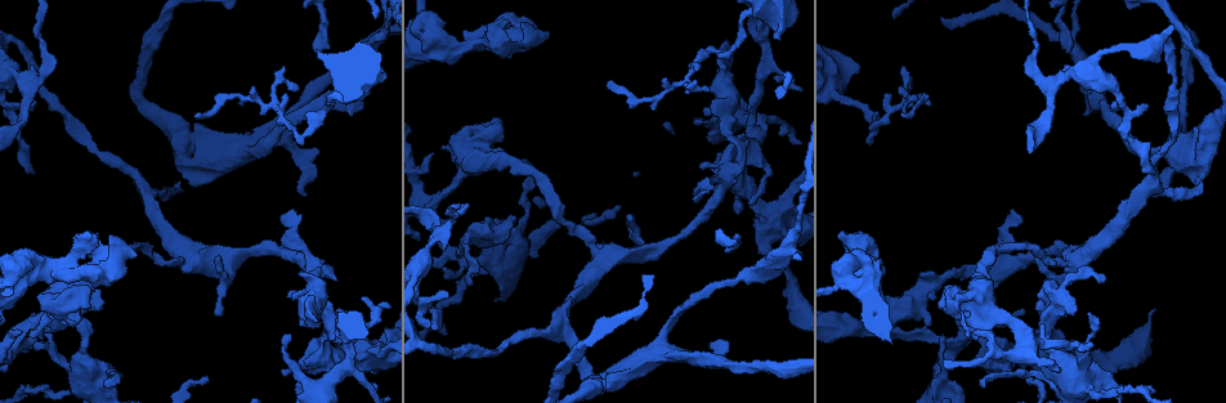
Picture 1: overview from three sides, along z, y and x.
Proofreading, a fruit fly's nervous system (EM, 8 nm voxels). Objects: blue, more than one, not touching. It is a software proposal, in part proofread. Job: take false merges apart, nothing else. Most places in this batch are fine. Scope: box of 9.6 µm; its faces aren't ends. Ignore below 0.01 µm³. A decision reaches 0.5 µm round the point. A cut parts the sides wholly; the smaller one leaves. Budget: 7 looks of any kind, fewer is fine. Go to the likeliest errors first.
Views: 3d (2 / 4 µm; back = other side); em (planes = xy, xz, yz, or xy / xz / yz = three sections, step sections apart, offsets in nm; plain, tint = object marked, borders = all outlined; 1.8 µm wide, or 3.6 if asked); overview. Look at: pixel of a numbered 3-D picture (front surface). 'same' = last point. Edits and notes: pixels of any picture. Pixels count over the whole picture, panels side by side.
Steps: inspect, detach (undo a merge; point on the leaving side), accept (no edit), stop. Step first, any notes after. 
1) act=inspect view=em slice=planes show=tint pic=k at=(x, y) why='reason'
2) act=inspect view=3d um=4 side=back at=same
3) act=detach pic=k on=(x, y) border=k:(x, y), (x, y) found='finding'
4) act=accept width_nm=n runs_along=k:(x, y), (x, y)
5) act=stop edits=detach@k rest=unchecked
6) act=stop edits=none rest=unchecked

act=inspect view=3d um=2 pic=1 at=(20, 256) why='abrupt turn'

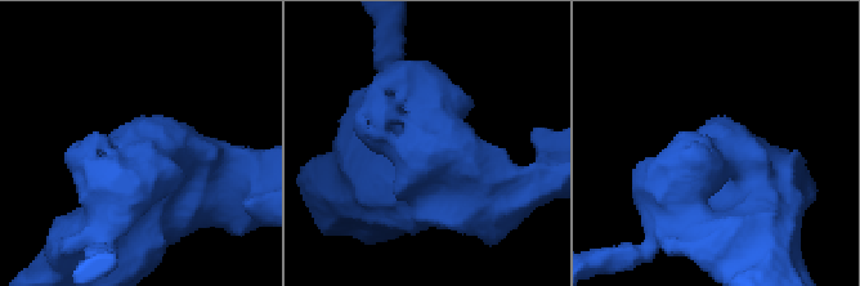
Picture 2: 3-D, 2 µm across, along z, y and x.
act=inspect view=em slice=yz step=8 show=tint pic=2 at=(438, 156) why='shape alone is not enough'

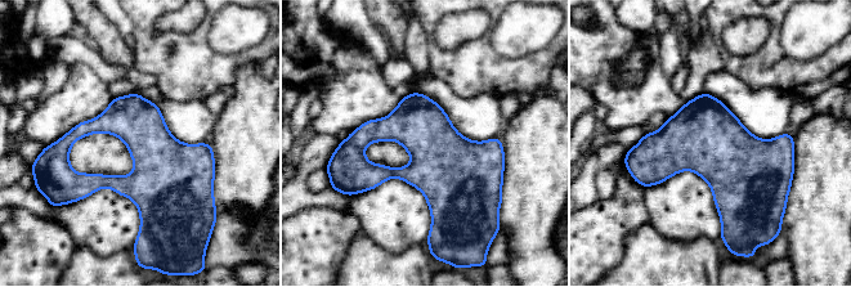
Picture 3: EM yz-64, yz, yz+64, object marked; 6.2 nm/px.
act=inspect view=em slice=planes show=borders at=same

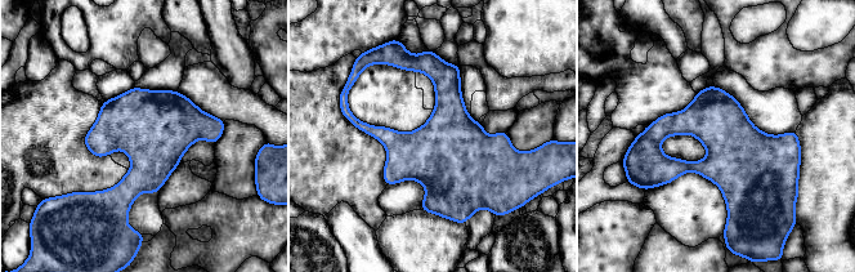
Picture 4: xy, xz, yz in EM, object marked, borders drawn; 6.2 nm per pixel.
act=accept width_nm=400 found='one neuron here'

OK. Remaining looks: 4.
act=inspect view=3d um=2 pic=1 at=(1036, 342) why='sharp bend'

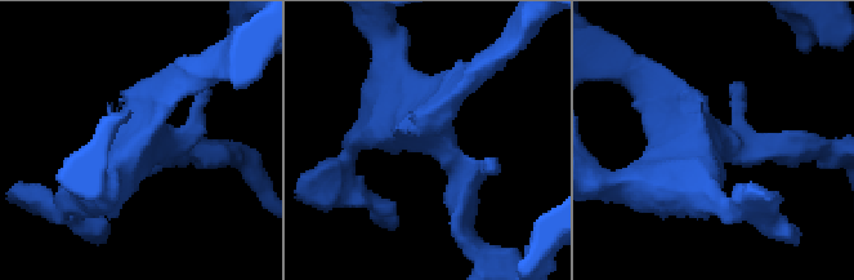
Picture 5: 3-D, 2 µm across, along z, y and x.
act=inspect view=em slice=planes show=borders pic=5 at=(434, 138)

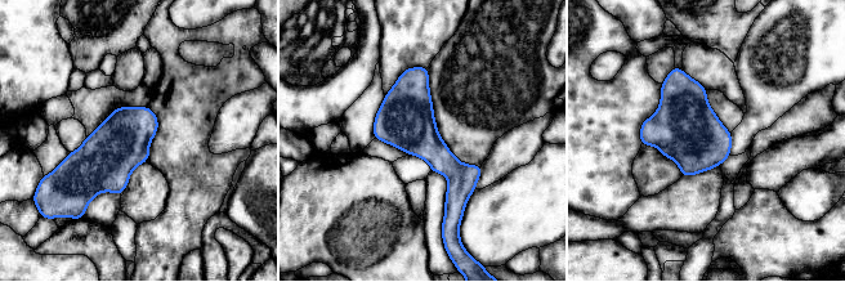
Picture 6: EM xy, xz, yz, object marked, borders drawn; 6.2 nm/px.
act=accept width_nm=360 runs_along=6:(415, 70), (415, 131), (455, 171), (450, 210) found='all the same neuron'

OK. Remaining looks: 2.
act=inspect view=em slice=xz step=4 show=tint pic=1 at=(276, 109) why='a fork'

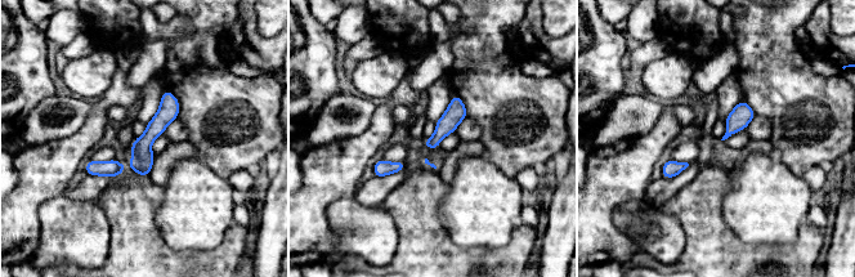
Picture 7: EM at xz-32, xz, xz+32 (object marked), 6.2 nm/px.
act=accept runs_along=7:(168, 94), (144, 173) found='all the same neuron'

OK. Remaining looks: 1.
act=stop edits=none rest=unchecked

